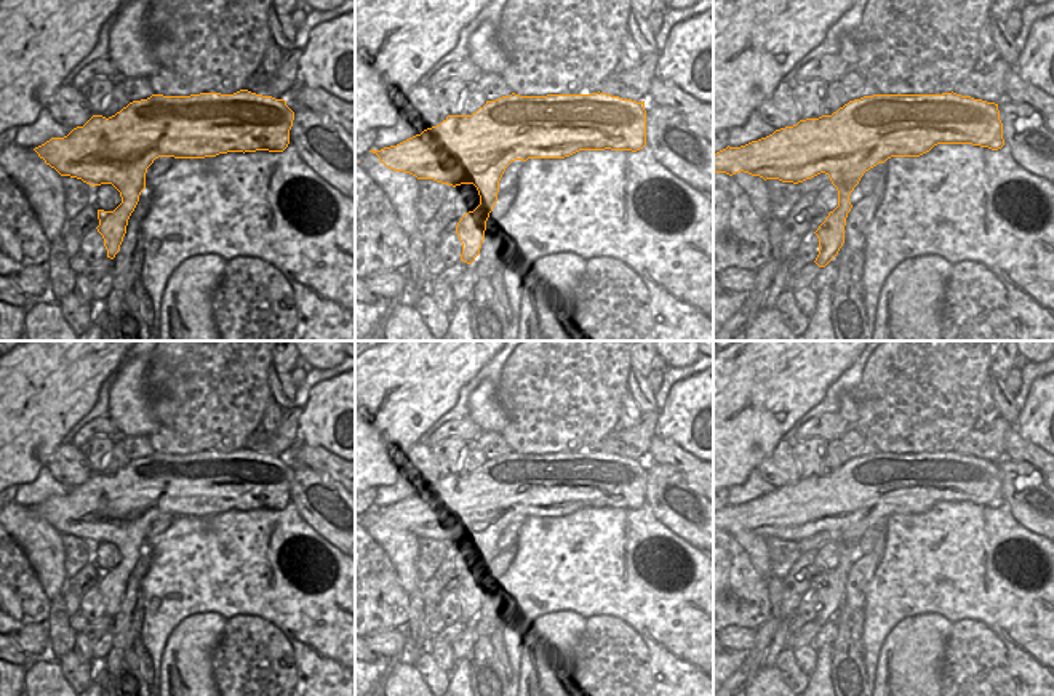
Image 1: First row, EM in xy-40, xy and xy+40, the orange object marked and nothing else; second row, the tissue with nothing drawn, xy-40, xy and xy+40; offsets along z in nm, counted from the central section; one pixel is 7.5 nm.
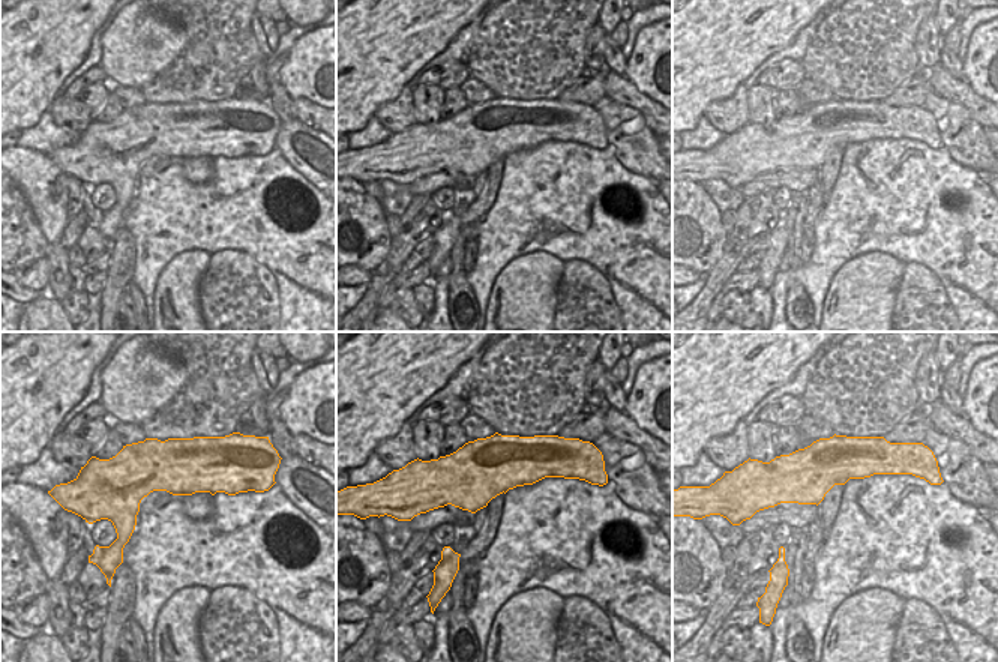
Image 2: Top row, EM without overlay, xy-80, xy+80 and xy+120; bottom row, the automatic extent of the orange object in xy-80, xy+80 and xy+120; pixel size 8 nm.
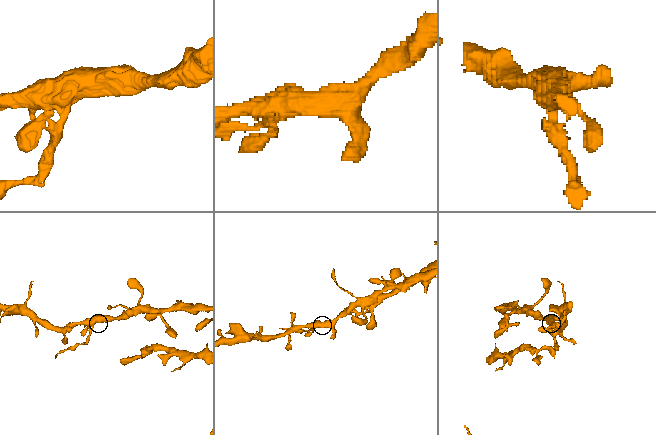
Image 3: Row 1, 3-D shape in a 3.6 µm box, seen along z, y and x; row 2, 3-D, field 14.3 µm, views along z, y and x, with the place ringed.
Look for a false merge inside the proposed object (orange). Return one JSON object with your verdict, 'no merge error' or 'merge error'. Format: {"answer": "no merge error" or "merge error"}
{"answer": "merge error"}

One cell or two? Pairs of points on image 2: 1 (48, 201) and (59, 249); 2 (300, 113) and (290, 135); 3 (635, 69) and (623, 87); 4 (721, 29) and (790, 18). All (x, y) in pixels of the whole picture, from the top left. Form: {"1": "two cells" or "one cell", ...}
{"1": "two cells", "2": "two cells", "3": "two cells", "4": "one cell"}

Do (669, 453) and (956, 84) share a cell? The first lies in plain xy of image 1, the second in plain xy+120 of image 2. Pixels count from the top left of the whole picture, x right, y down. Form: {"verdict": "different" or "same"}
{"verdict": "same"}

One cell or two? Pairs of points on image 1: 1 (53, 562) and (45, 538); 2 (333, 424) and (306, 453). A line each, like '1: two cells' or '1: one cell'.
1: one cell
2: two cells

